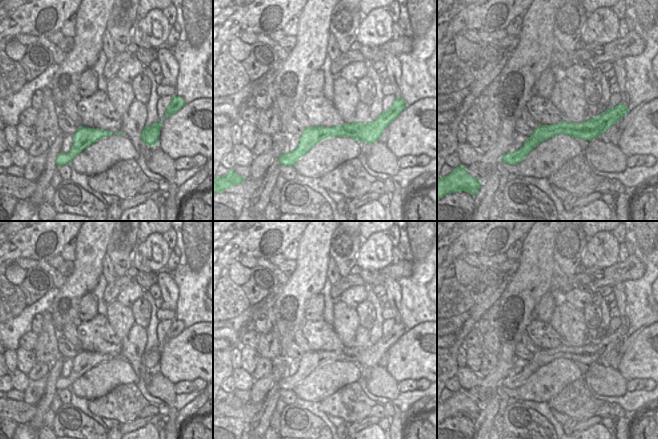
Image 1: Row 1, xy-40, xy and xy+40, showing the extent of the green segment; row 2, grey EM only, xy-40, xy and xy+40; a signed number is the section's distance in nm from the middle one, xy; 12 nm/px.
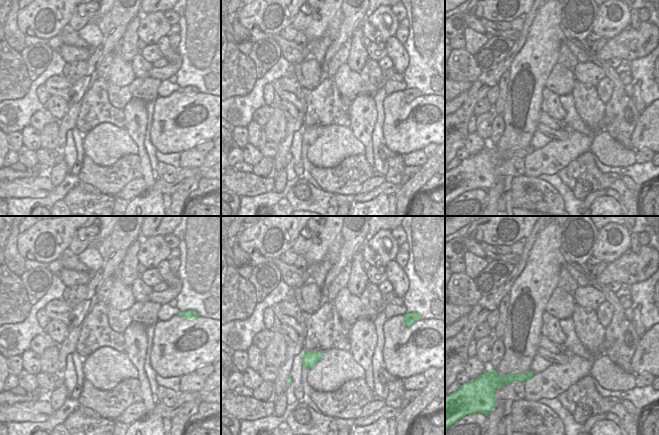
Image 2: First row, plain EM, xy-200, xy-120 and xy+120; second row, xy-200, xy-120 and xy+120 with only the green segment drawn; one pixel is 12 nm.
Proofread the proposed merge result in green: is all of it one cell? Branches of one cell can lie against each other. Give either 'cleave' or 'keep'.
keep

